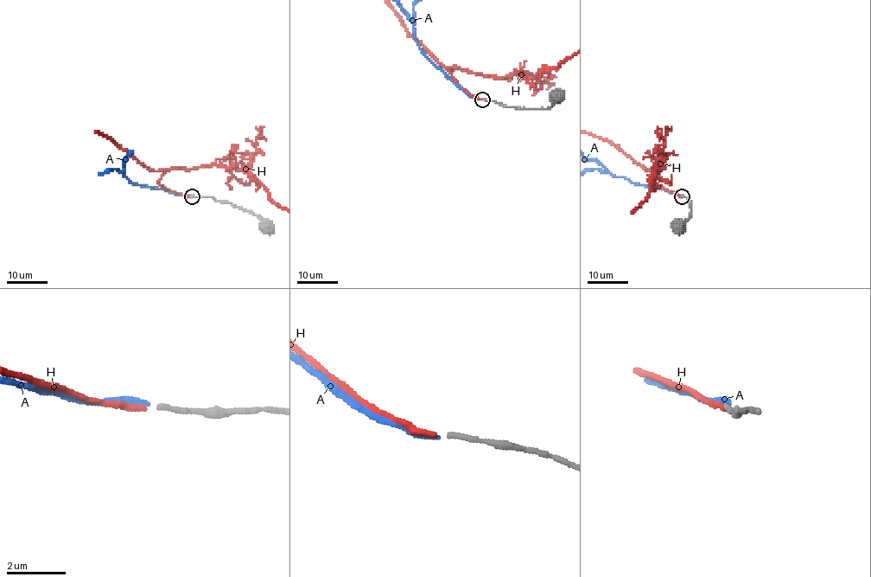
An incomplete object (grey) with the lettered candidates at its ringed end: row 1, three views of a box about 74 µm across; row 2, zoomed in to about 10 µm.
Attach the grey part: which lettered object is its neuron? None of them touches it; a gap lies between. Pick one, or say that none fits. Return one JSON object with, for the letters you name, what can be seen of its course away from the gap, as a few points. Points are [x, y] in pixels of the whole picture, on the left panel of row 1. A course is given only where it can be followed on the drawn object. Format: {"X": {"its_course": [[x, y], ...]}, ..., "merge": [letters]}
{"merge": ["H"]}

